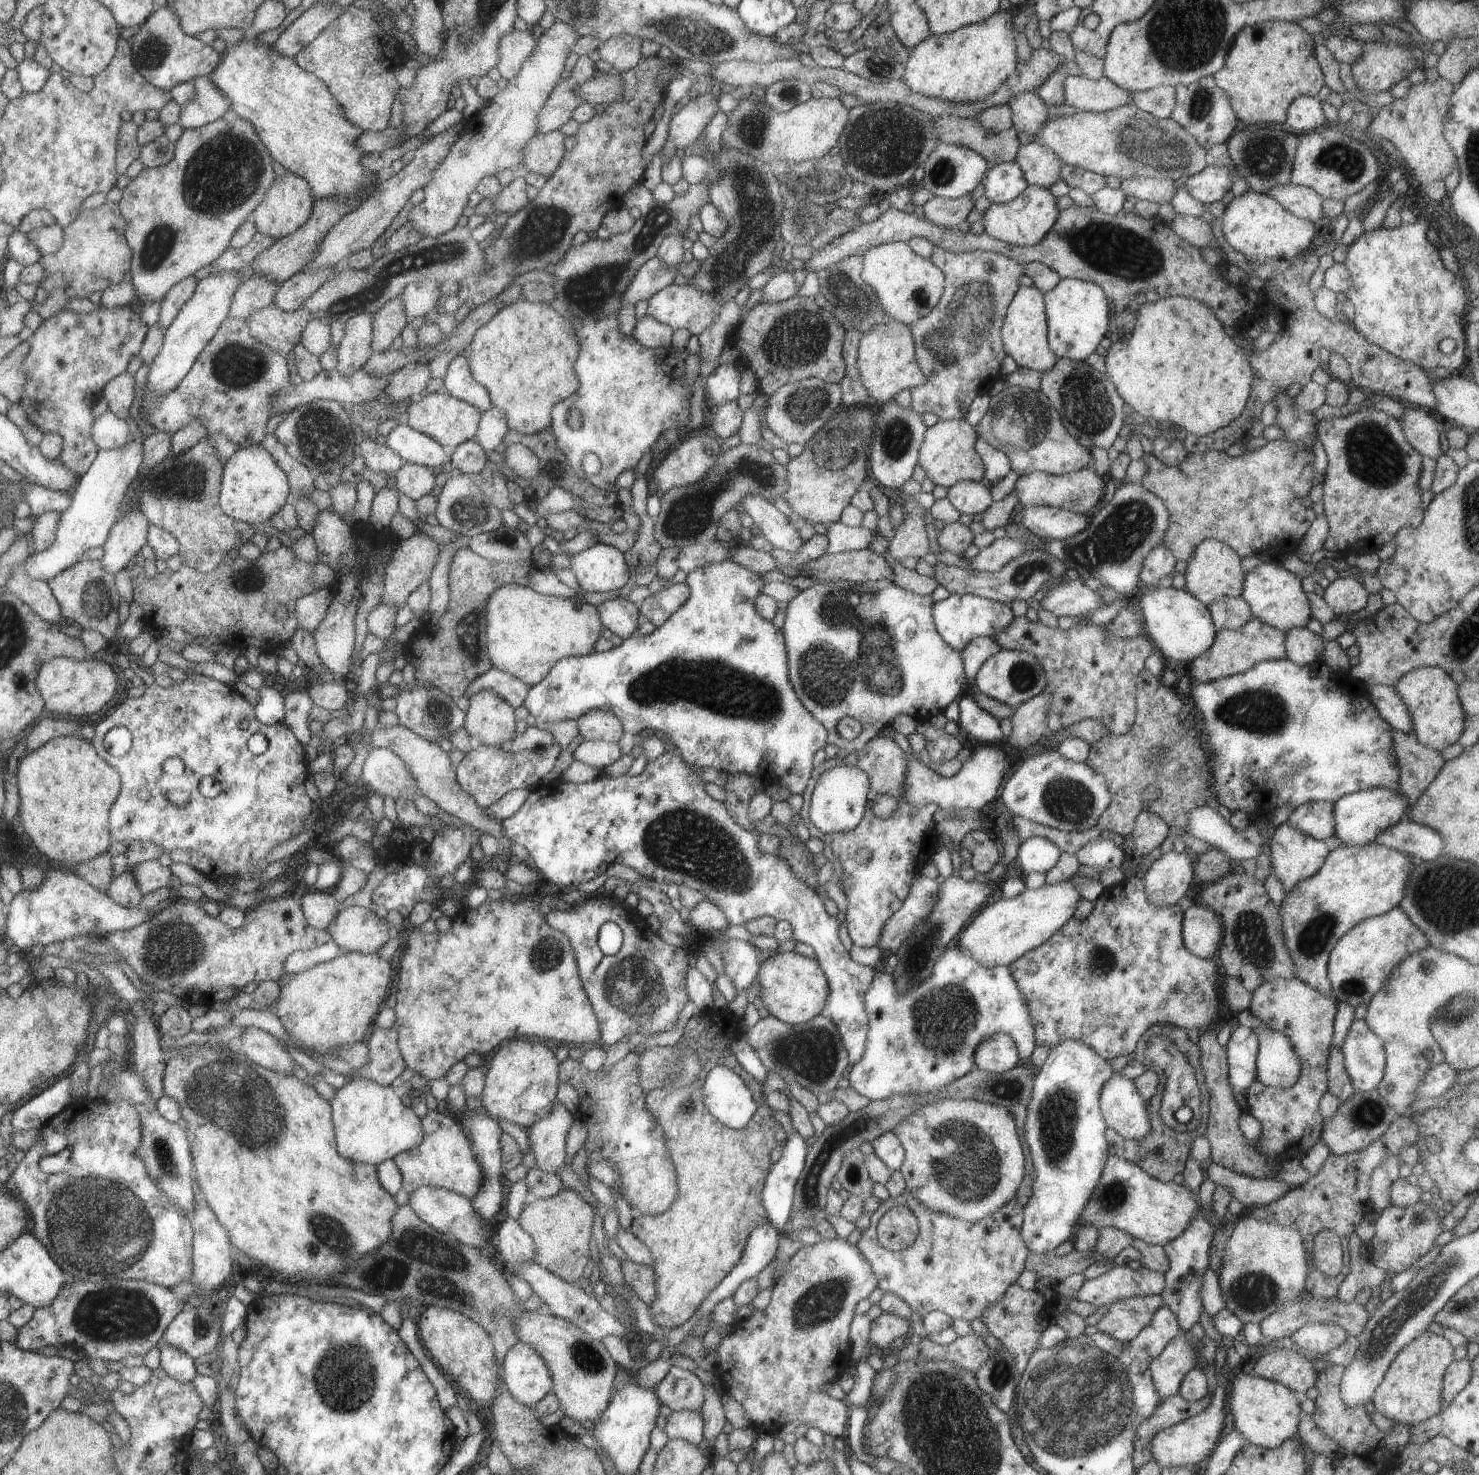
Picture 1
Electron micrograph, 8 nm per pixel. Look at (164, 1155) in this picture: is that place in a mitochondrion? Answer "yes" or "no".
yes

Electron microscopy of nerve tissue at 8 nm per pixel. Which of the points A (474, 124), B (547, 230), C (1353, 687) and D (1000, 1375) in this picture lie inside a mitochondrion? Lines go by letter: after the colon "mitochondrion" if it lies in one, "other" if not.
A: other
B: mitochondrion
C: other
D: mitochondrion

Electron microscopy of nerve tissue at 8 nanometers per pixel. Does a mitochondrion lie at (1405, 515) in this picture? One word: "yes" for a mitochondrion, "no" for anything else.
no

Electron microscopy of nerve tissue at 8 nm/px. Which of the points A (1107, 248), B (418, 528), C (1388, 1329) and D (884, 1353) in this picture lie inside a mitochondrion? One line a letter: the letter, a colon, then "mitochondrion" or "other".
A: mitochondrion
B: other
C: mitochondrion
D: other

